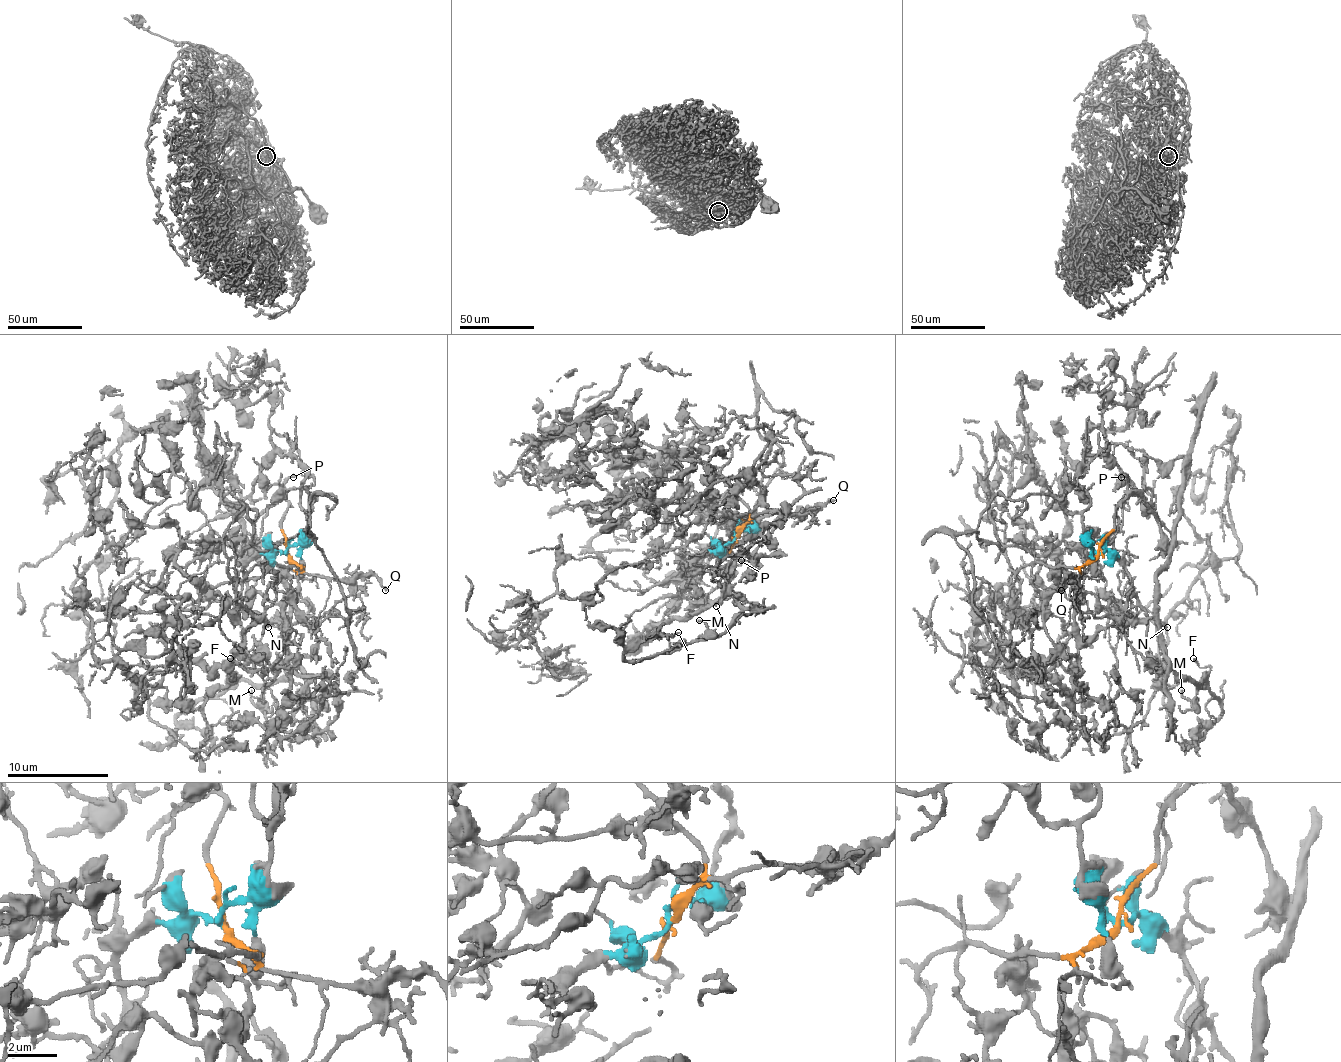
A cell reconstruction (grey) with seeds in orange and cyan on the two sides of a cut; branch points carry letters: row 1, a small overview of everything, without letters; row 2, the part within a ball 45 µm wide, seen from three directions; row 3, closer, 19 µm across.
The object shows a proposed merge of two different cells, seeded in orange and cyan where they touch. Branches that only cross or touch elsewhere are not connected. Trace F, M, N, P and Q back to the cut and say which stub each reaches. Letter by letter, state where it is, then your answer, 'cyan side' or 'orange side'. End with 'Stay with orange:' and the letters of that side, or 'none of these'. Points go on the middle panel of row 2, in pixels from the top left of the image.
F: (678, 632) | orange side
M: (699, 620) | orange side
N: (716, 606) | orange side
P: (741, 560) | orange side
Q: (833, 500) | orange side
Stay with orange: F, M, N, P, Q

